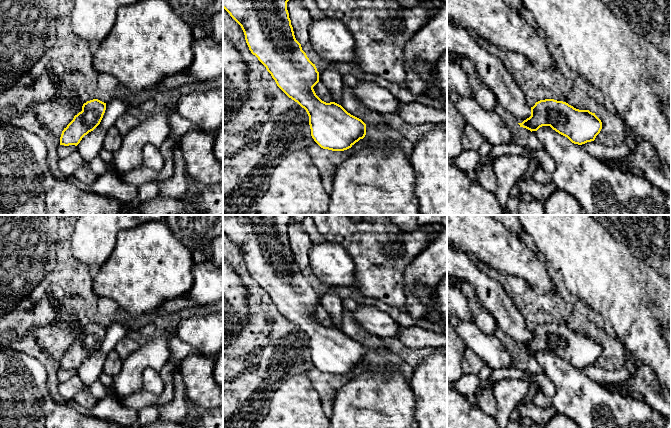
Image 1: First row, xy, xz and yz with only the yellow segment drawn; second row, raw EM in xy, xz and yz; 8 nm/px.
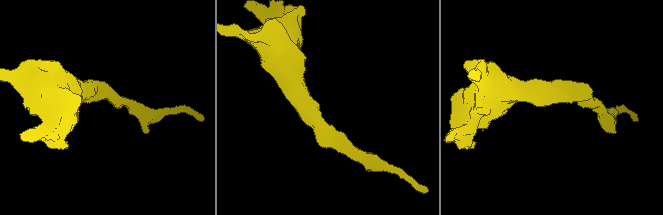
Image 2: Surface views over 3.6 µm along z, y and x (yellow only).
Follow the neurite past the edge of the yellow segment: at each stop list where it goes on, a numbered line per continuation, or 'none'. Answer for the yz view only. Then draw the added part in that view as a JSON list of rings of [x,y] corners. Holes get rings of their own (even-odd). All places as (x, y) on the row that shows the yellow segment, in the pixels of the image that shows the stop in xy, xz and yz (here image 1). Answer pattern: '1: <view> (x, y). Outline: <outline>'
none

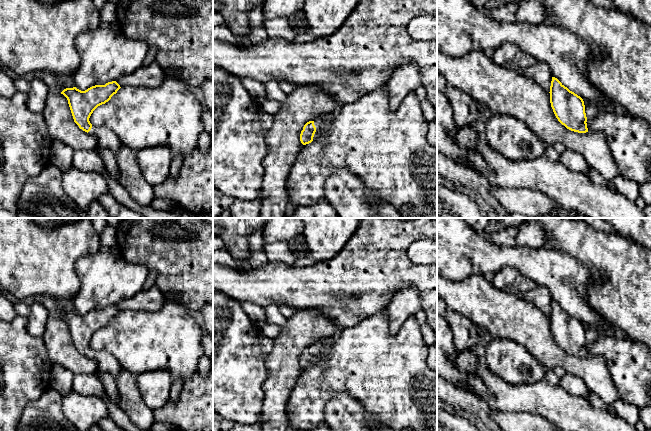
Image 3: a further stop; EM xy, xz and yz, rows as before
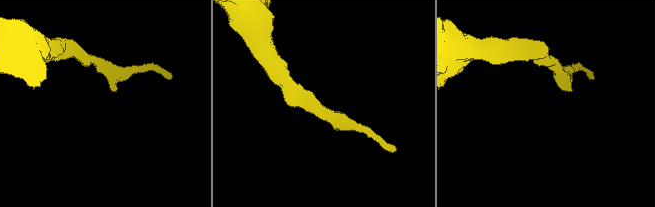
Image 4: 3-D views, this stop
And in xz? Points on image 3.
1: xz (324, 123). Outline: [[[329,116],[320,117],[314,120],[314,125],[316,127],[316,132],[319,133],[321,130],[327,132],[332,127],[332,122]]]

